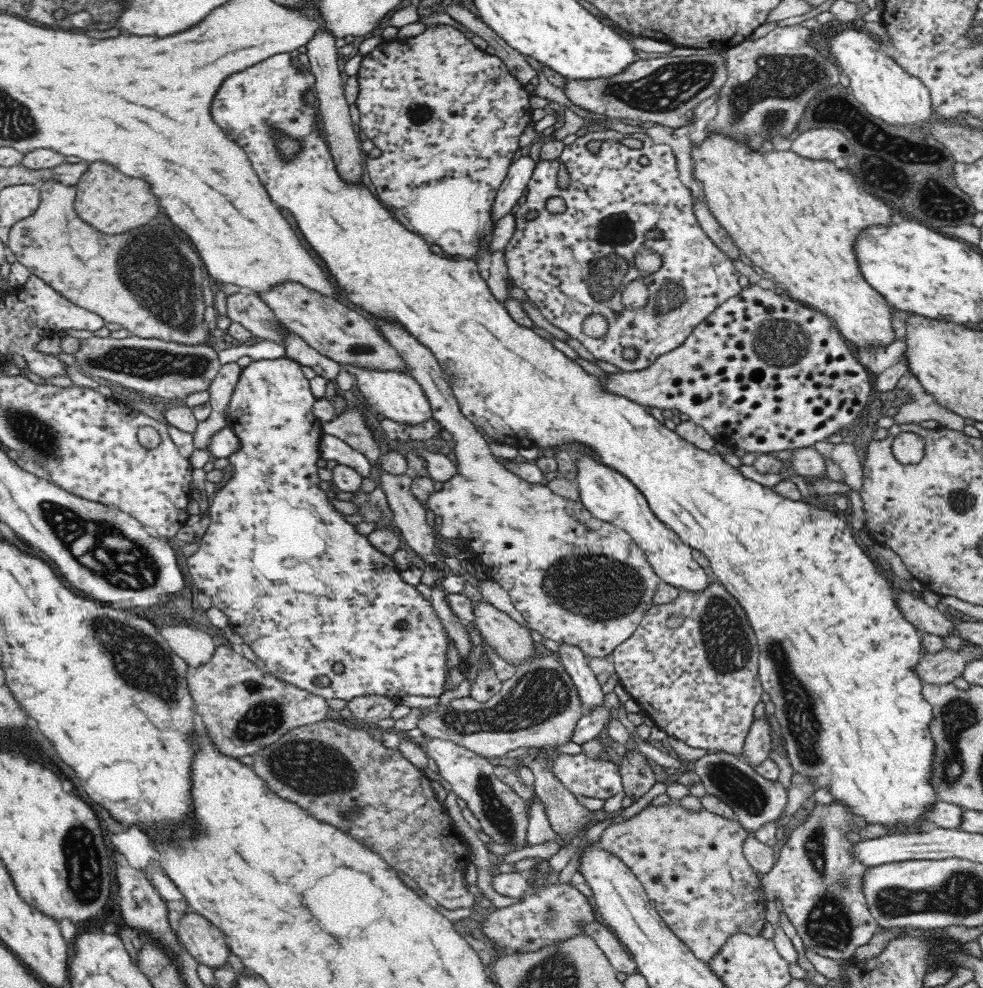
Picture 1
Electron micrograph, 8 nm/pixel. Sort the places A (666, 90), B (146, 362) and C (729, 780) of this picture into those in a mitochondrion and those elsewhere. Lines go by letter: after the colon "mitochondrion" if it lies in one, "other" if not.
A: mitochondrion
B: mitochondrion
C: mitochondrion

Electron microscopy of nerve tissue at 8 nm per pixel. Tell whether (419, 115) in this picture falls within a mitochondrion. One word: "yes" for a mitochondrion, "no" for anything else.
yes

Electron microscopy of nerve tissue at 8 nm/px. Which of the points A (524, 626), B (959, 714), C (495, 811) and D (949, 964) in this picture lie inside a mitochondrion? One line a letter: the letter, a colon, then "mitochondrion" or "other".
A: other
B: mitochondrion
C: mitochondrion
D: other

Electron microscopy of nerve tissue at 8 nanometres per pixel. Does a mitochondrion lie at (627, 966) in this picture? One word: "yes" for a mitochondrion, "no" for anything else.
no

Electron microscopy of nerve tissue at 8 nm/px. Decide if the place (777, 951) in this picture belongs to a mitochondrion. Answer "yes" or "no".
no

